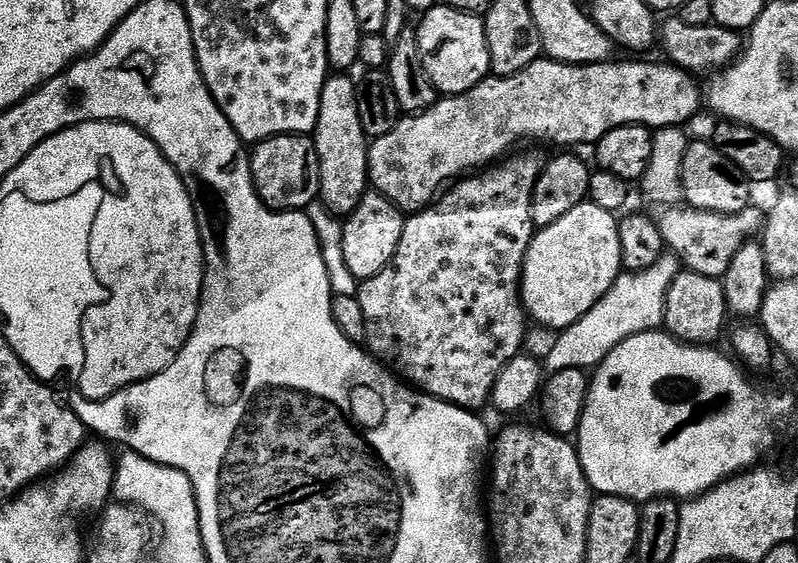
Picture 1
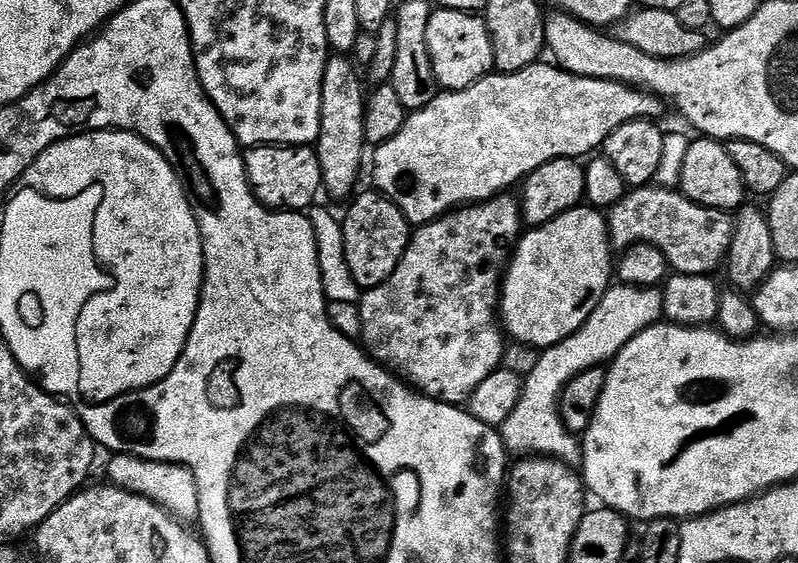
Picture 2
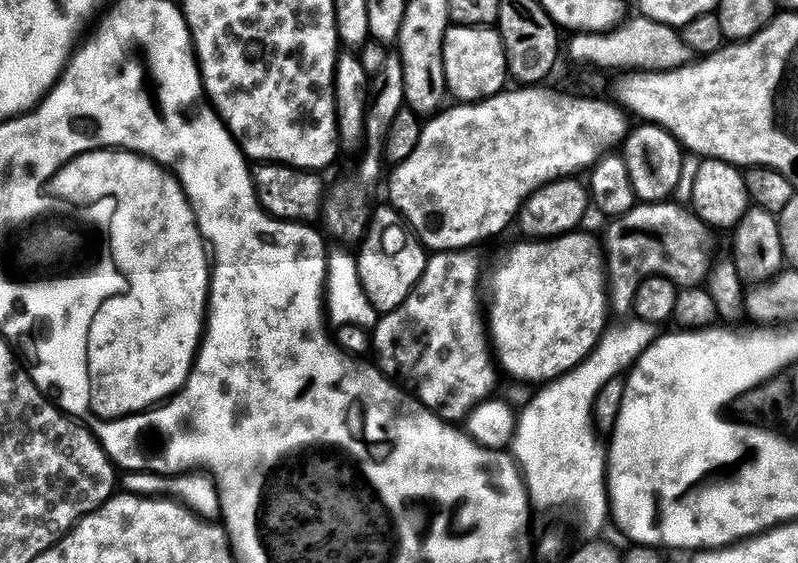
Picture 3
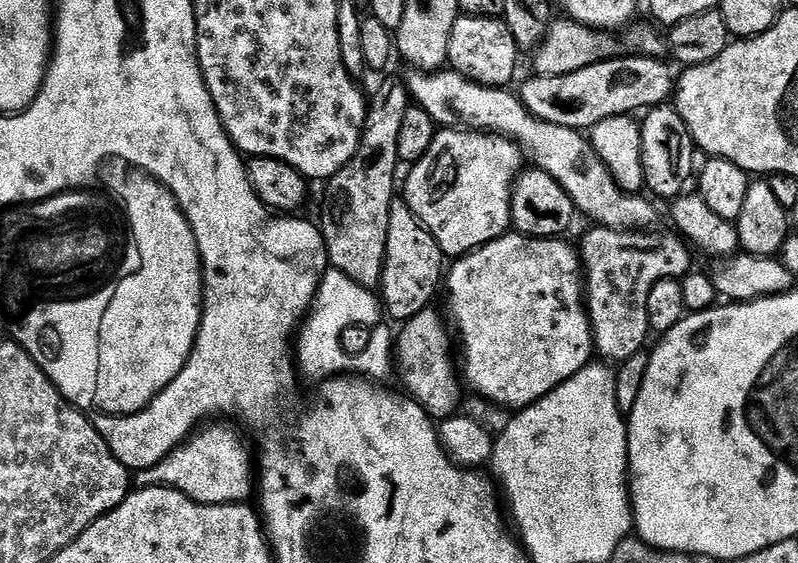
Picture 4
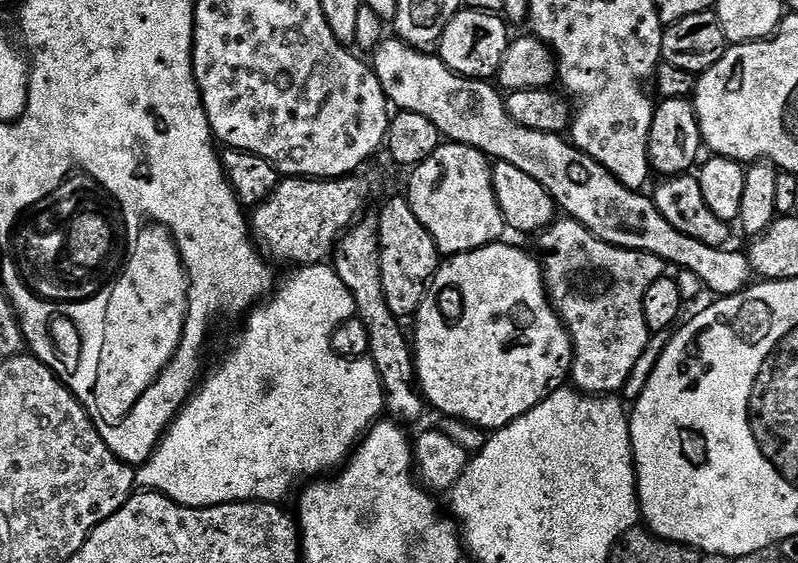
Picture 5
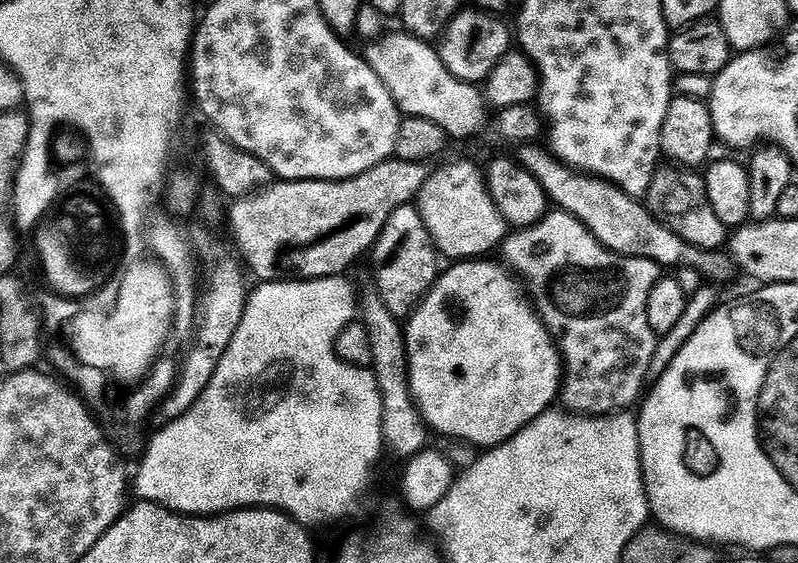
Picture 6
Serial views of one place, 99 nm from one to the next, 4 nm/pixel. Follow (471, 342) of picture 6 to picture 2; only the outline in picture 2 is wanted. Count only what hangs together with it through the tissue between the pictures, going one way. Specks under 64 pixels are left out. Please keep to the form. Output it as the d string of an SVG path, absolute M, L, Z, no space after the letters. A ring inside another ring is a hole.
M591 206L572 208L571 211L562 214L548 224L542 224L533 227L531 230L525 231L515 245L514 255L511 257L510 263L507 265L506 277L502 284L502 324L506 329L507 335L511 337L511 339L513 336L513 338L520 344L529 344L530 347L536 348L535 350L552 348L556 344L561 344L564 340L575 335L575 333L587 323L590 314L592 314L597 305L602 302L602 298L608 293L608 289L613 283L614 260L612 264L612 252L614 253L614 245L610 239L608 221L605 213Z

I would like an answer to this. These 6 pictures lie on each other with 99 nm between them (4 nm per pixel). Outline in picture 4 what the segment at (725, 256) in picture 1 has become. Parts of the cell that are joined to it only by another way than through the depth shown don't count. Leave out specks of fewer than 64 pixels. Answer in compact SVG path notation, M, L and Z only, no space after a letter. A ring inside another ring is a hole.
M599 226L591 230L593 232L585 234L584 245L579 245L578 251L582 261L582 292L586 297L588 321L592 324L592 343L601 361L628 360L650 336L646 314L650 286L659 280L687 276L694 268L693 253L689 245L671 231ZM600 284L609 284L612 288L600 288Z

